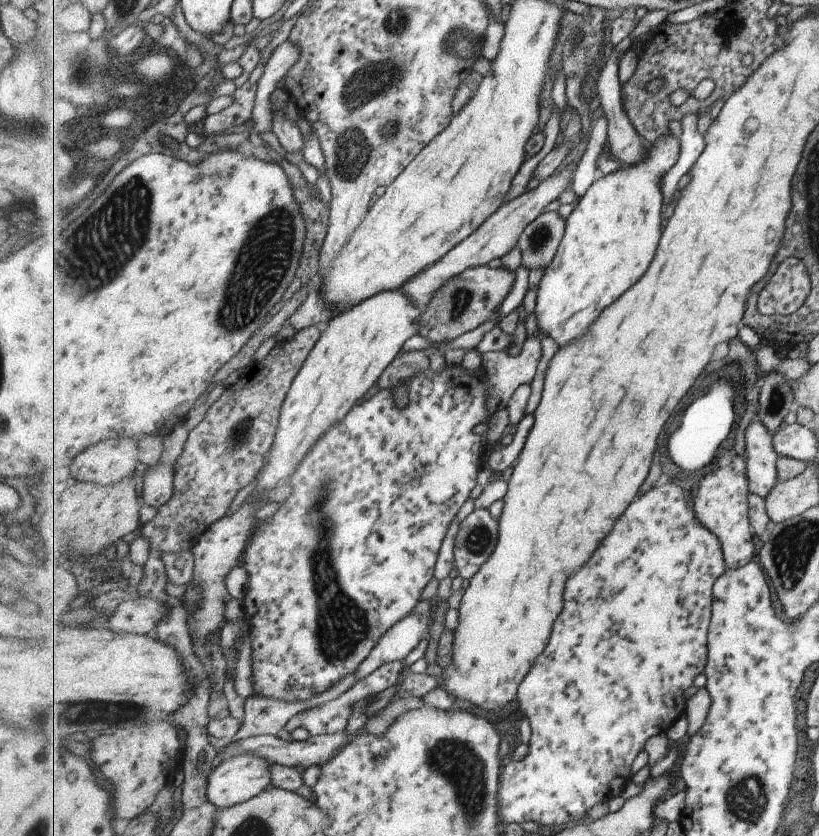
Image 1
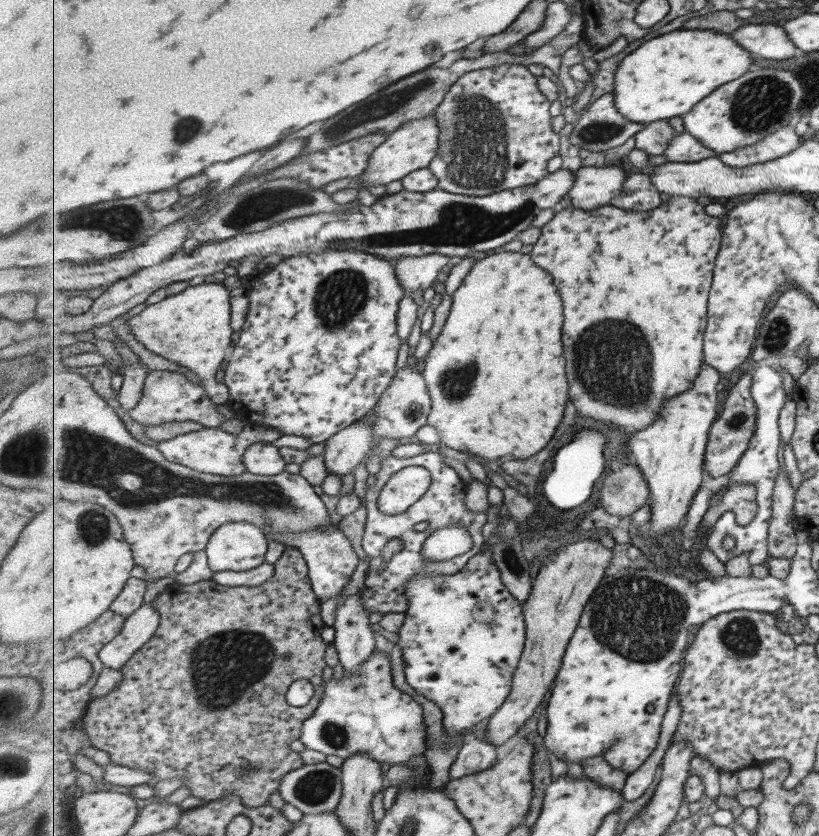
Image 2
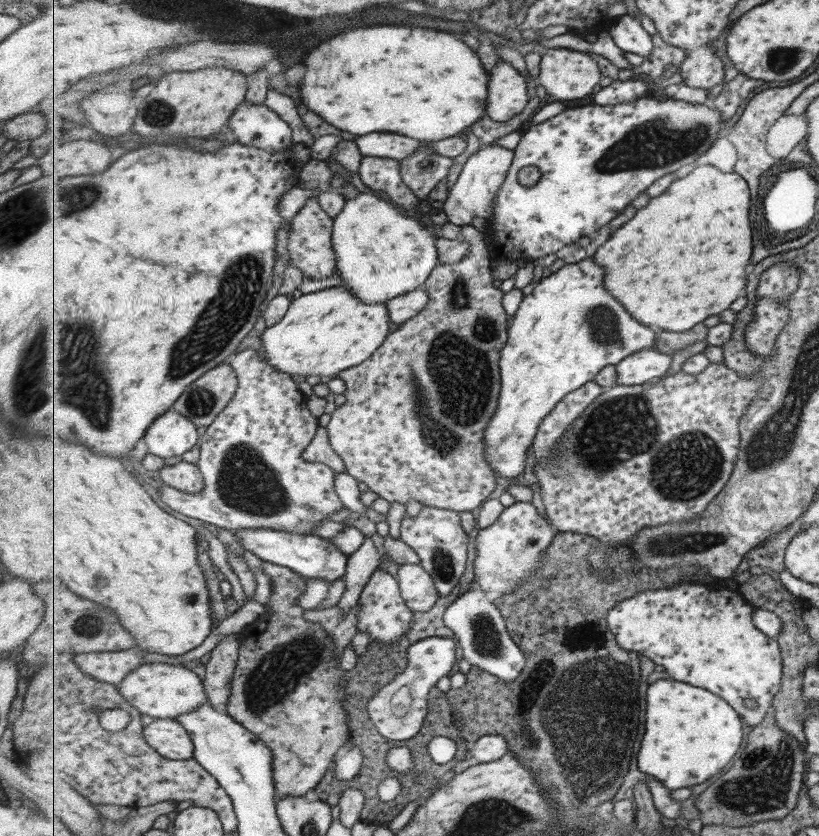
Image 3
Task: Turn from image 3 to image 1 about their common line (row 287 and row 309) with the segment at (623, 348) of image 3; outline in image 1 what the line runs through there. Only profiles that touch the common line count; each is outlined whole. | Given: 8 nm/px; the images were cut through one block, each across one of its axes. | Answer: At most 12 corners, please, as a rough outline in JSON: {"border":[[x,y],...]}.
{"border":[[681,138],[594,182],[539,282],[559,349],[649,270]]}

